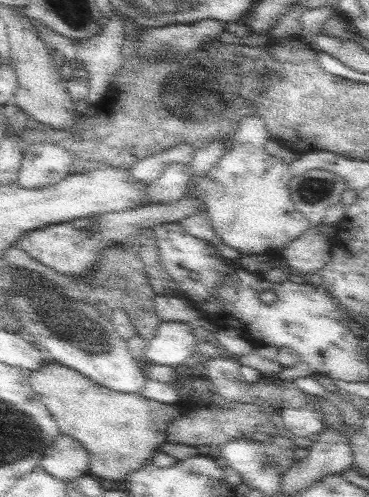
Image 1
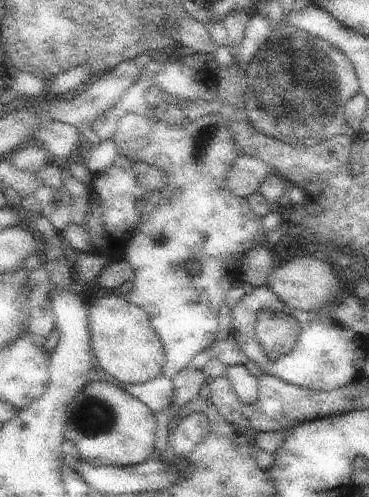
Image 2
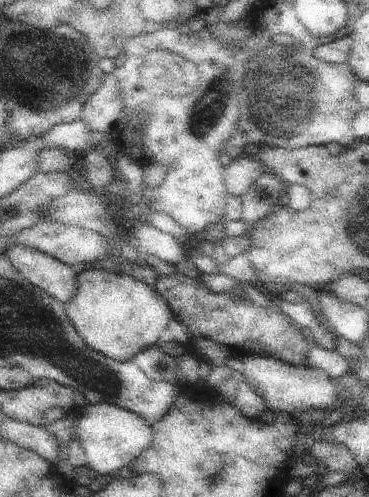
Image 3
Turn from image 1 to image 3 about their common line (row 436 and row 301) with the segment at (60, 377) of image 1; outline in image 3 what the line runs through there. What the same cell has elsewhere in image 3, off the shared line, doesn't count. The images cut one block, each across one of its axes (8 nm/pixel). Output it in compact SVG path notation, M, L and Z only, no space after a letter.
M95 268L79 272L77 294L63 308L85 344L115 362L133 360L141 352L153 348L173 320L167 300L151 286L137 282L129 272L107 272Z

